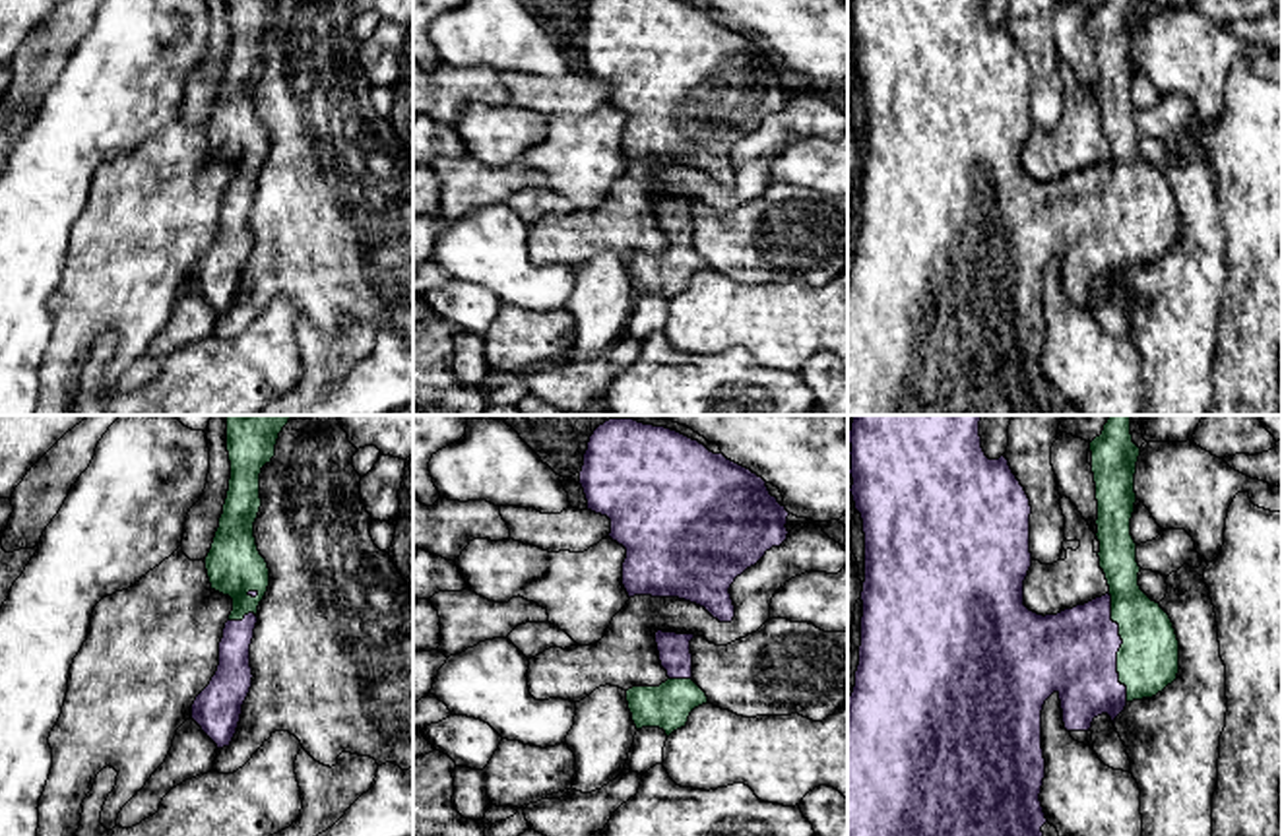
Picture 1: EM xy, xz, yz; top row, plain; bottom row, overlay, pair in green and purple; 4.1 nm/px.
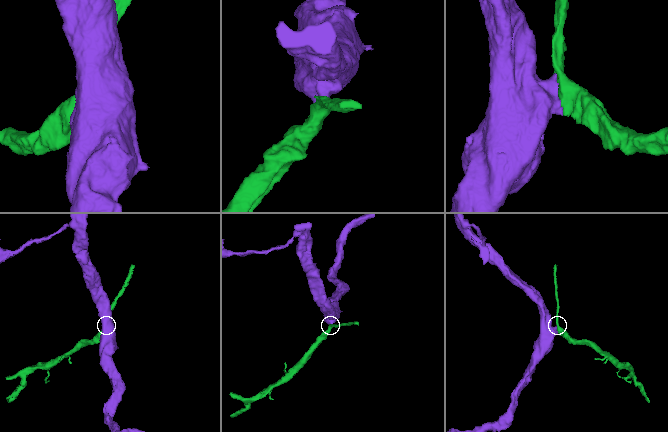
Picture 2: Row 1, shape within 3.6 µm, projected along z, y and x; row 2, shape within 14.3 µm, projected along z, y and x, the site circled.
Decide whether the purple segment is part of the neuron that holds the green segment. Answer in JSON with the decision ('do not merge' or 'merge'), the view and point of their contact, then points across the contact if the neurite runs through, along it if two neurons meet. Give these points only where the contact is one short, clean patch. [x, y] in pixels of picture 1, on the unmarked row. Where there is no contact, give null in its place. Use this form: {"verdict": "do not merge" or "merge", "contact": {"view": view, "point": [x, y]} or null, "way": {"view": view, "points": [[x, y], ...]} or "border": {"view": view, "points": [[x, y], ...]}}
{"verdict": "merge", "contact": {"view": "yz", "point": [1121, 212]}}

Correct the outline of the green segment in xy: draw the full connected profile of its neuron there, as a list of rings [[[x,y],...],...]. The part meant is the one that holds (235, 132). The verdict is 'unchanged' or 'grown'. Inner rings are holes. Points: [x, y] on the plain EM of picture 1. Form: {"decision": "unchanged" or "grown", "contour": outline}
{"decision": "grown", "contour": [[[227,0],[229,56],[204,128],[211,155],[229,161],[233,177],[219,208],[217,237],[192,270],[192,285],[217,314],[231,310],[254,242],[250,209],[258,171],[270,151],[270,134],[258,116],[254,87],[262,72],[260,39],[275,21],[277,4],[279,0]]]}

